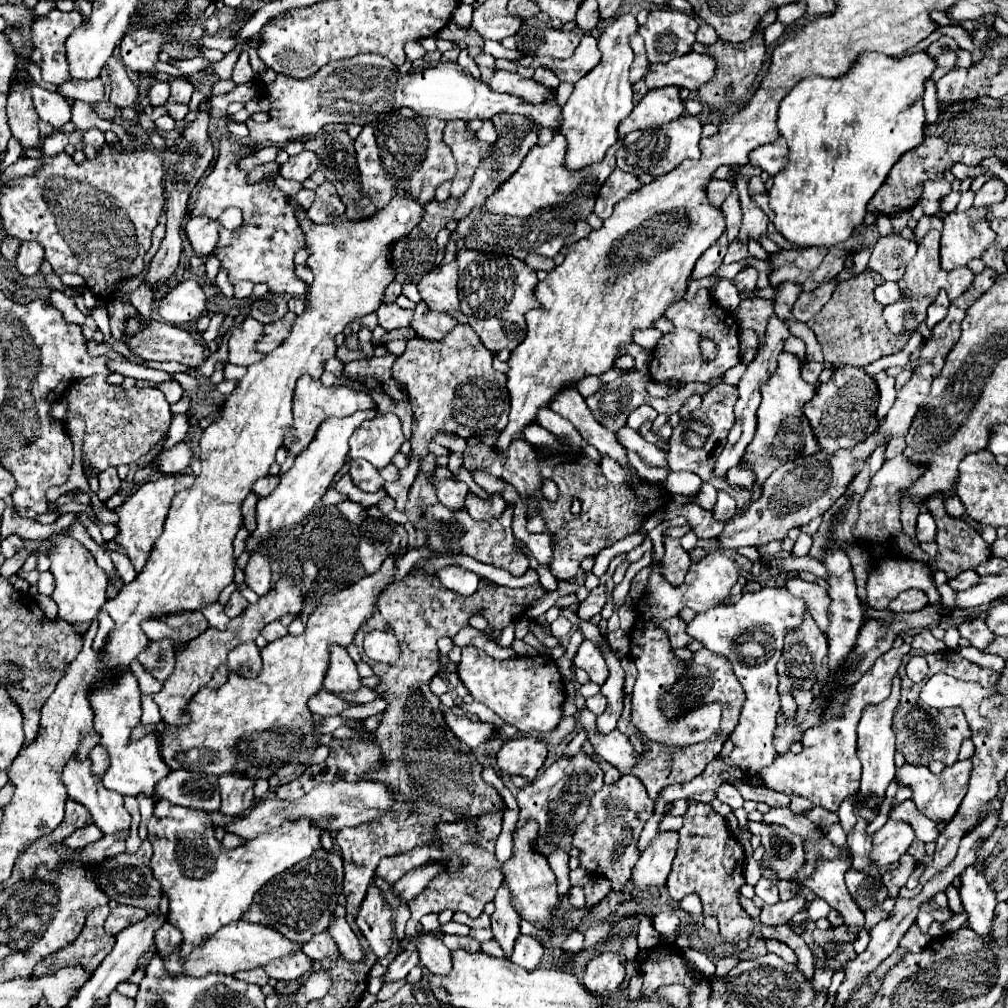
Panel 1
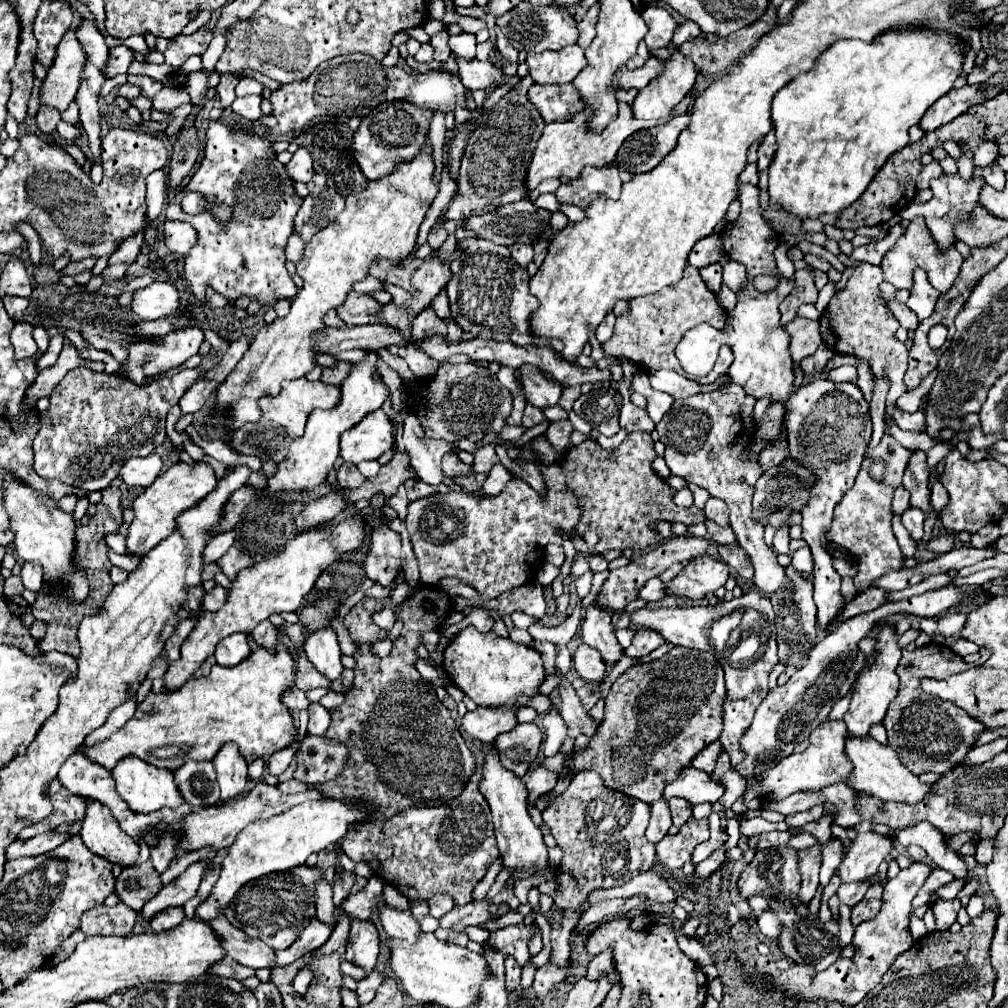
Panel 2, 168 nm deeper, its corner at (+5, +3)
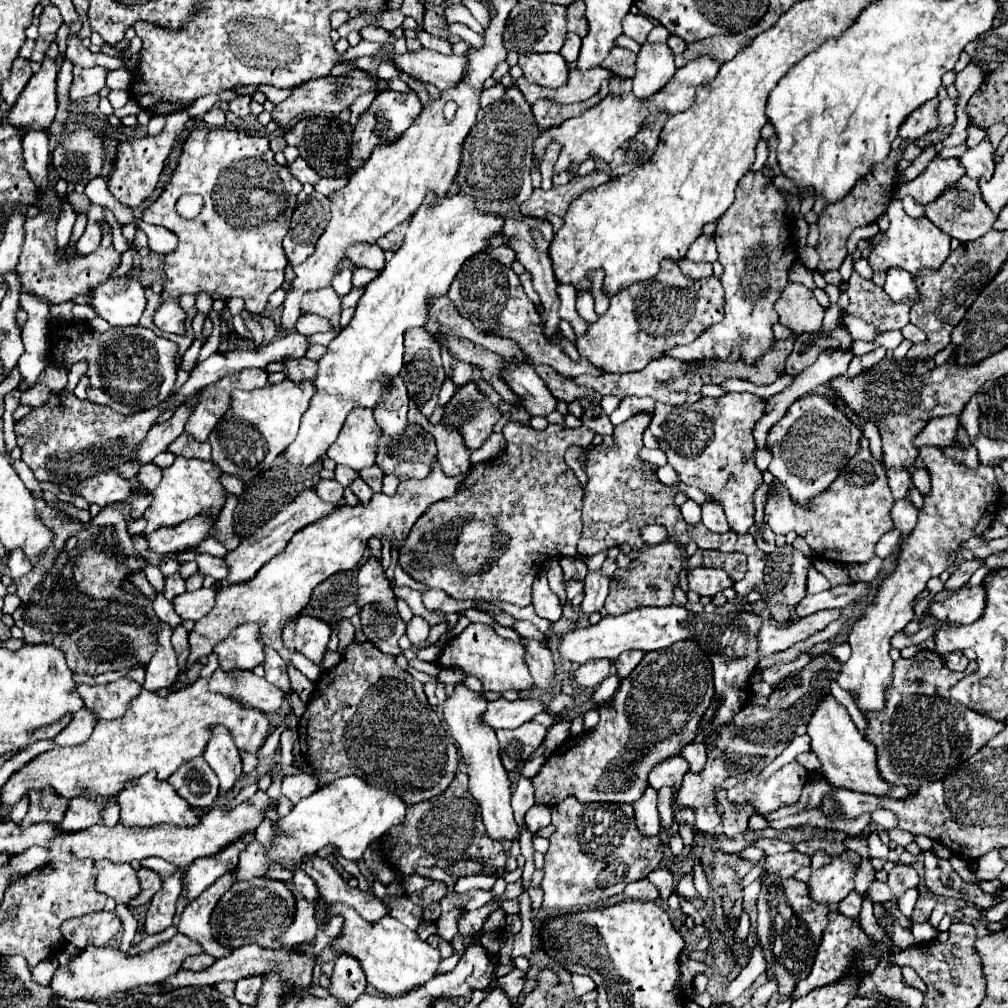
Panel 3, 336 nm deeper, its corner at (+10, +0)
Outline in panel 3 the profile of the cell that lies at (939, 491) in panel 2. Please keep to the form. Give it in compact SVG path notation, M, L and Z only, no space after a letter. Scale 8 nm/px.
M915 469L913 473L911 473L911 481L913 481L913 485L925 495L927 491L931 491L931 481L929 481L929 473L925 471L925 469Z

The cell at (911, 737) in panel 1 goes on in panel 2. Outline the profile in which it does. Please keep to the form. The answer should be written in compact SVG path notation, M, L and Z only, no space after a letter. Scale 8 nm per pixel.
M928 644L916 650L902 650L902 658L898 664L898 678L900 678L900 692L890 704L886 718L884 718L884 728L888 732L890 746L898 752L902 764L906 764L912 772L924 774L924 772L936 772L936 774L946 774L954 766L958 766L964 758L966 752L974 746L976 738L984 732L984 726L970 718L964 710L956 708L954 704L942 702L936 696L930 696L920 690L920 680L924 676L930 678L948 678L952 674L970 670L986 662L990 652L982 648L982 656L978 662L968 664L962 660L962 656L954 654L948 646L944 644Z

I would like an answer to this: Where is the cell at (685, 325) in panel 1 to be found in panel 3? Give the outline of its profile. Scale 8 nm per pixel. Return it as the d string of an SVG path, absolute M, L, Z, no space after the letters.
M661 261L661 271L649 279L649 283L635 283L633 287L625 287L617 295L607 297L611 303L605 315L601 315L595 323L589 323L585 335L575 339L579 355L589 359L595 367L603 367L607 373L641 371L647 363L651 363L653 353L663 355L667 349L687 345L709 325L723 319L723 287L719 277L711 275L709 279L689 279L673 261Z

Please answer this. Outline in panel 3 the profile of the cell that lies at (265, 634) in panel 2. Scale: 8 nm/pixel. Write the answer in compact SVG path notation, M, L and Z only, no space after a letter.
M265 649L265 679L275 685L277 689L281 689L283 693L287 693L291 687L289 687L289 675L287 675L287 669L285 669L285 661L279 657L277 651L273 649Z

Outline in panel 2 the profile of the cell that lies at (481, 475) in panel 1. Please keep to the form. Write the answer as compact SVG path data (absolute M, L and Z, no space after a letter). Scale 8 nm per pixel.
M446 454L444 460L442 460L442 472L444 472L446 476L450 476L450 478L468 476L468 474L472 474L472 466L460 462L456 454Z

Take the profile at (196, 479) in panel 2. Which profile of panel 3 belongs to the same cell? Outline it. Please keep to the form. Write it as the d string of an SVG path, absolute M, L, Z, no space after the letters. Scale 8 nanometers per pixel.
M177 457L175 463L165 469L163 479L159 487L151 493L153 503L145 511L145 521L147 529L145 533L153 533L159 527L175 527L183 521L189 521L197 515L219 515L219 511L225 505L225 489L221 485L221 469L213 465L211 461L203 459L187 459L187 457Z

